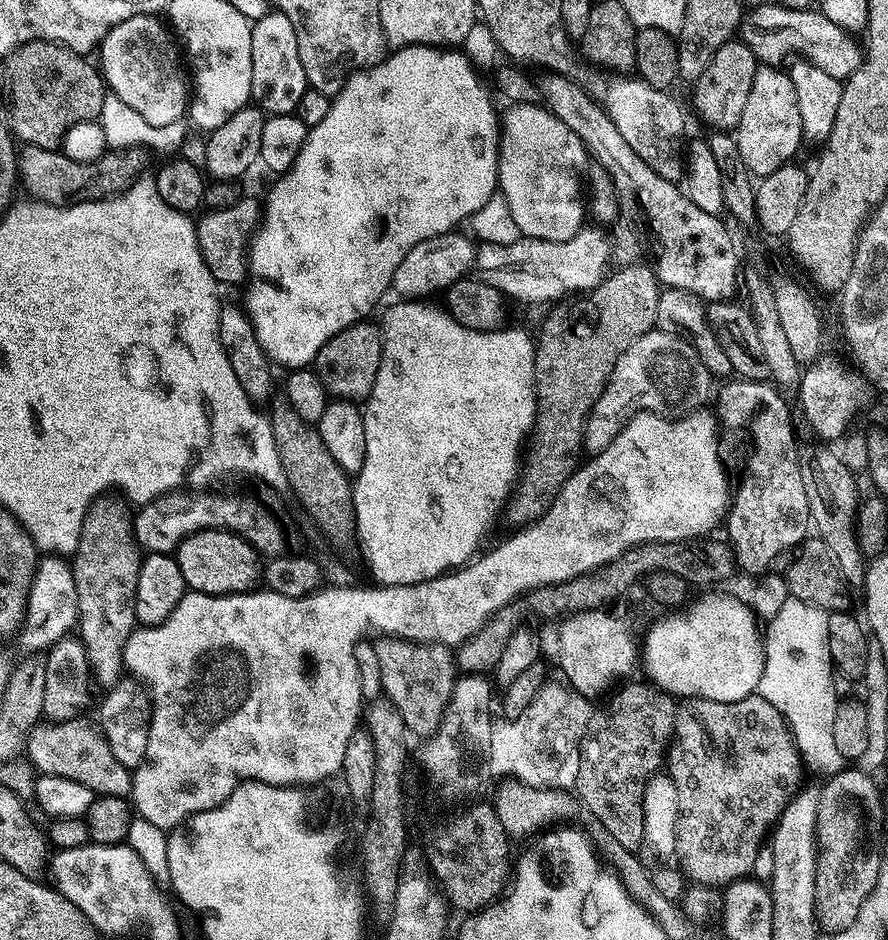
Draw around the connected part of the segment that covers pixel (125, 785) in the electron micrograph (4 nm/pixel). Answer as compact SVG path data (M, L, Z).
M84 718L37 726L28 740L26 756L37 773L81 783L96 796L124 798L132 788L133 773L111 754L100 728L95 723L87 724Z

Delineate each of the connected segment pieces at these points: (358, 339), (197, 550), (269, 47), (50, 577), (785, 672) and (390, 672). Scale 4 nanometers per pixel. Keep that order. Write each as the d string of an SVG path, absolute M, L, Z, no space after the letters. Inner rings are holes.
M372 322L350 325L346 330L334 334L334 338L330 338L322 346L322 350L318 350L314 361L314 368L315 371L320 373L320 380L323 381L325 388L328 389L333 397L360 402L374 390L374 382L378 378L378 370L380 365L384 363L384 337L377 325L375 328L374 325L368 323Z
M210 528L187 536L174 555L185 585L194 592L234 596L238 592L253 591L262 576L262 560L256 549L243 536L227 530Z
M270 10L252 25L252 100L274 116L293 115L310 90L296 29L294 21L279 10Z
M48 554L36 565L36 576L28 595L28 609L24 612L22 633L32 650L48 650L77 627L78 590L74 584L71 563L59 554Z
M790 598L782 606L777 616L770 621L769 630L767 629L767 639L764 640L764 669L762 670L762 678L760 679L760 687L758 694L762 698L766 698L766 702L770 702L770 706L774 706L774 710L778 710L781 715L784 716L785 722L787 722L789 728L792 729L792 736L796 740L796 747L800 749L800 755L803 763L808 764L813 768L813 772L816 774L822 774L824 771L824 740L828 740L828 724L834 724L834 714L836 713L836 705L838 703L838 688L828 688L828 670L833 667L832 655L830 654L830 638L824 640L824 620L820 620L820 613L823 608L813 607L806 601L800 601Z
M382 640L375 645L379 662L380 685L396 712L402 718L405 729L424 738L434 735L440 728L451 705L453 688L458 679L458 660L455 651L446 644L415 645L411 641Z

